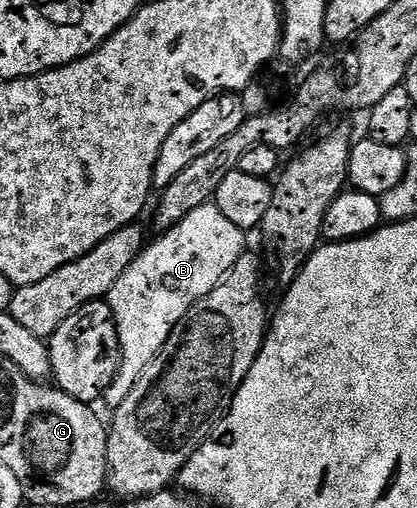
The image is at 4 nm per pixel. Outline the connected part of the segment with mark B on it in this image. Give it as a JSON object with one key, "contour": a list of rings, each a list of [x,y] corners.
{"contour":[[[213,202],[200,205],[200,209],[192,209],[192,213],[184,217],[184,221],[180,221],[170,231],[161,232],[157,238],[151,247],[150,244],[143,246],[136,261],[132,261],[132,265],[124,269],[116,285],[112,285],[108,296],[110,312],[114,315],[114,324],[118,330],[120,352],[118,372],[104,396],[104,403],[110,409],[120,406],[124,397],[128,397],[132,385],[136,385],[136,377],[140,377],[140,373],[148,369],[156,353],[160,353],[160,349],[168,341],[172,329],[186,316],[188,309],[192,309],[194,302],[212,293],[216,281],[220,281],[220,277],[224,277],[224,273],[228,273],[228,269],[232,269],[232,265],[236,265],[236,261],[247,250],[247,236],[239,227],[232,225],[232,221],[228,221],[228,217],[224,217],[224,213],[220,213]]]}

